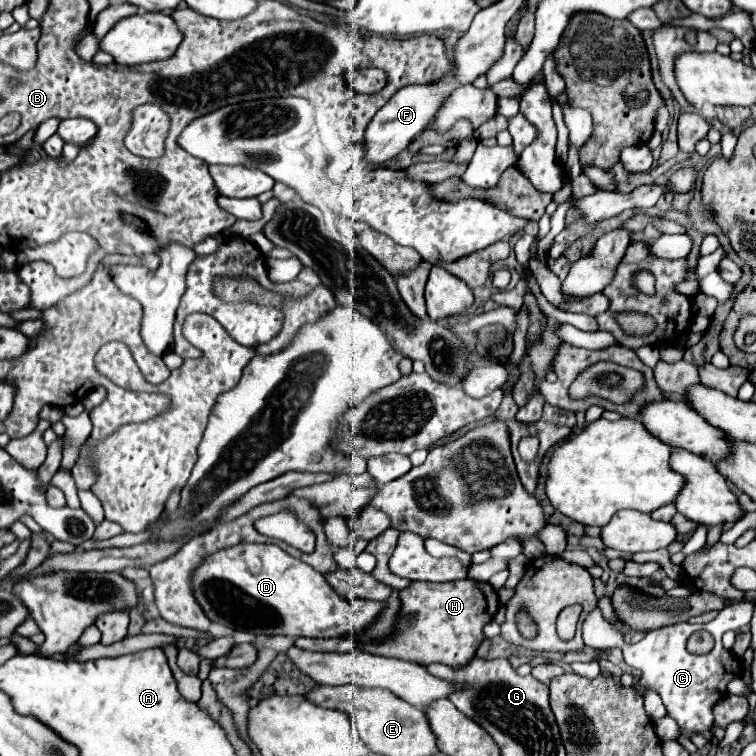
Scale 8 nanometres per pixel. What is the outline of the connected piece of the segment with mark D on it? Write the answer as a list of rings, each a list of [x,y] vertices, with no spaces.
[[[240,544],[208,556],[194,574],[194,596],[202,604],[206,616],[212,622],[224,624],[232,630],[244,630],[252,634],[288,634],[308,638],[342,638],[366,630],[378,620],[386,602],[378,600],[350,600],[328,584],[326,576],[314,570],[310,564],[290,556],[276,544]]]

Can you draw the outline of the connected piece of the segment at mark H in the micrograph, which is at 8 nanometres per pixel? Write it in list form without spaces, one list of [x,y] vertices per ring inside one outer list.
[[[456,580],[456,582],[412,582],[400,592],[402,612],[396,624],[396,634],[382,644],[360,646],[374,654],[400,656],[418,664],[442,662],[452,668],[466,664],[484,640],[482,628],[498,610],[498,596],[486,582]]]

